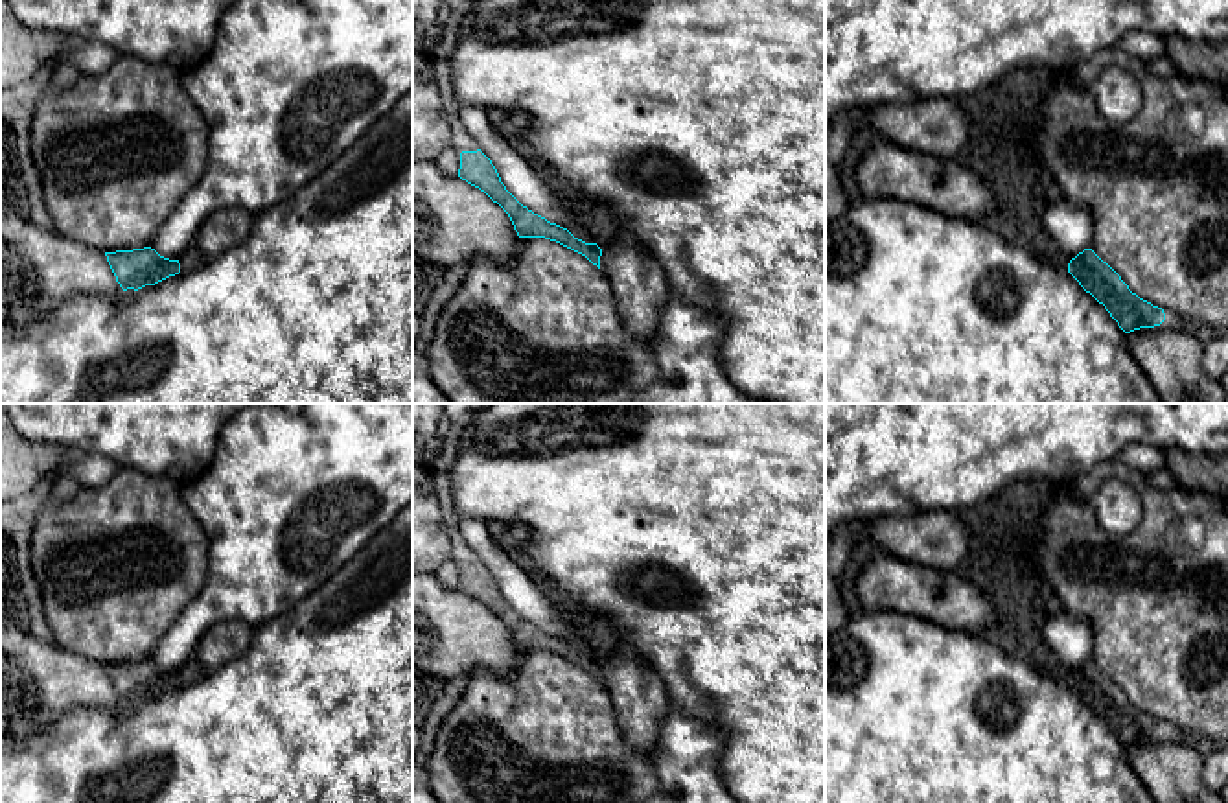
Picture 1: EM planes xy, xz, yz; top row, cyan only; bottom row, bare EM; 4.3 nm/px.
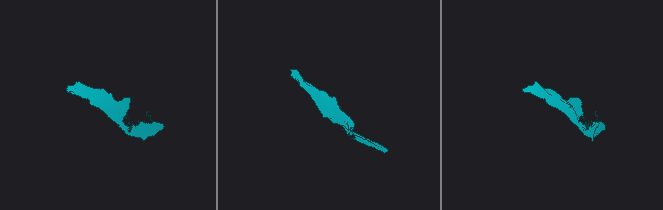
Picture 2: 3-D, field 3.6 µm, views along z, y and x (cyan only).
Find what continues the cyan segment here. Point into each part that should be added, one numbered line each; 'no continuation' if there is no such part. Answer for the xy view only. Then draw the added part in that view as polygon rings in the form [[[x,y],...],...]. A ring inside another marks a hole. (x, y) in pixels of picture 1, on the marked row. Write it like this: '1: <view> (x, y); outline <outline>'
1: xy (192, 258); outline [[[191,245],[184,250],[182,258],[179,260],[180,271],[197,269],[204,265],[206,258]]]

